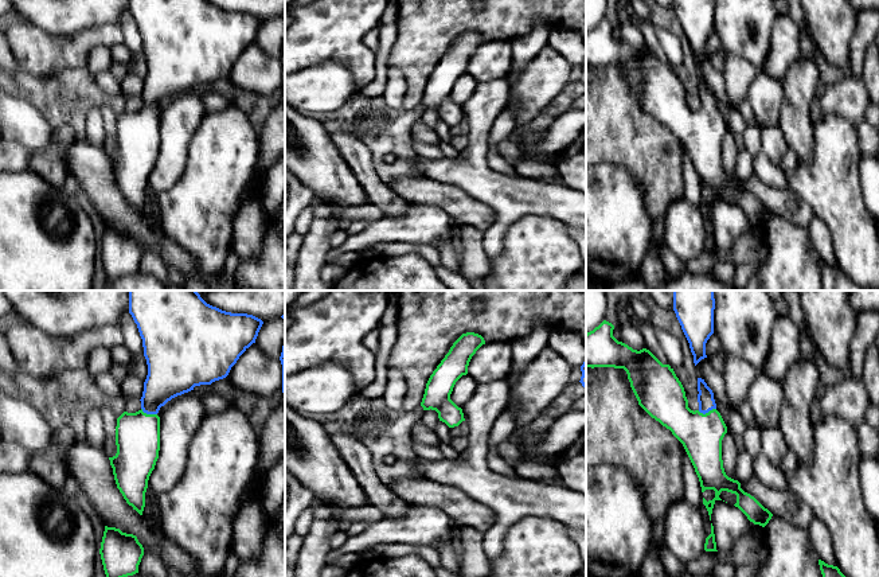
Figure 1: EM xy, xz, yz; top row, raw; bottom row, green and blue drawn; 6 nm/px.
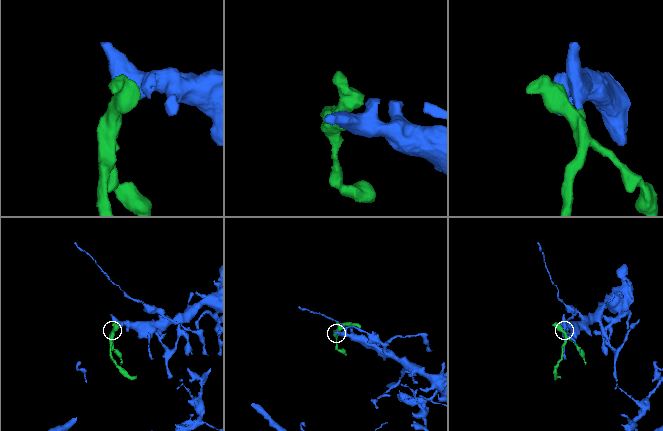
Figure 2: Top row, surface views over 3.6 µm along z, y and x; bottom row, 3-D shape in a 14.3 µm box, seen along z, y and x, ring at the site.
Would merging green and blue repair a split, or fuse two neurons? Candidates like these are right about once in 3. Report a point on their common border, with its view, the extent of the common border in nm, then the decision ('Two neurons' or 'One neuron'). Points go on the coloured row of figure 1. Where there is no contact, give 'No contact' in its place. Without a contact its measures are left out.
Touches green at yz (706, 413). Shared border 110 nm. One neuron

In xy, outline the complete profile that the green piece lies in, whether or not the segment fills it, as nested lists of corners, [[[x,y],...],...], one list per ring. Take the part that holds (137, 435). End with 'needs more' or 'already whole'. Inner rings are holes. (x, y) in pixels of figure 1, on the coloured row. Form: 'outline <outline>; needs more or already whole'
outline [[[129,291],[129,313],[142,339],[148,375],[141,409],[124,412],[117,418],[117,453],[109,460],[117,488],[126,503],[142,515],[148,480],[160,451],[160,408],[195,386],[226,378],[239,356],[255,343],[263,321],[253,315],[212,307],[196,291]]]; needs more

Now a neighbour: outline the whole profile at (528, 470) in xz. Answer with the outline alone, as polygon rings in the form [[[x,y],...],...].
[[[520,459],[513,463],[517,479],[558,484],[559,473],[555,463],[538,463],[528,459]]]

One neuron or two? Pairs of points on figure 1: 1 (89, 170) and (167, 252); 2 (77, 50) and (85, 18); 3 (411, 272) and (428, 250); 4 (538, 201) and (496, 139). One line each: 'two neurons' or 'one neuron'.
1: one neuron
2: two neurons
3: two neurons
4: two neurons

